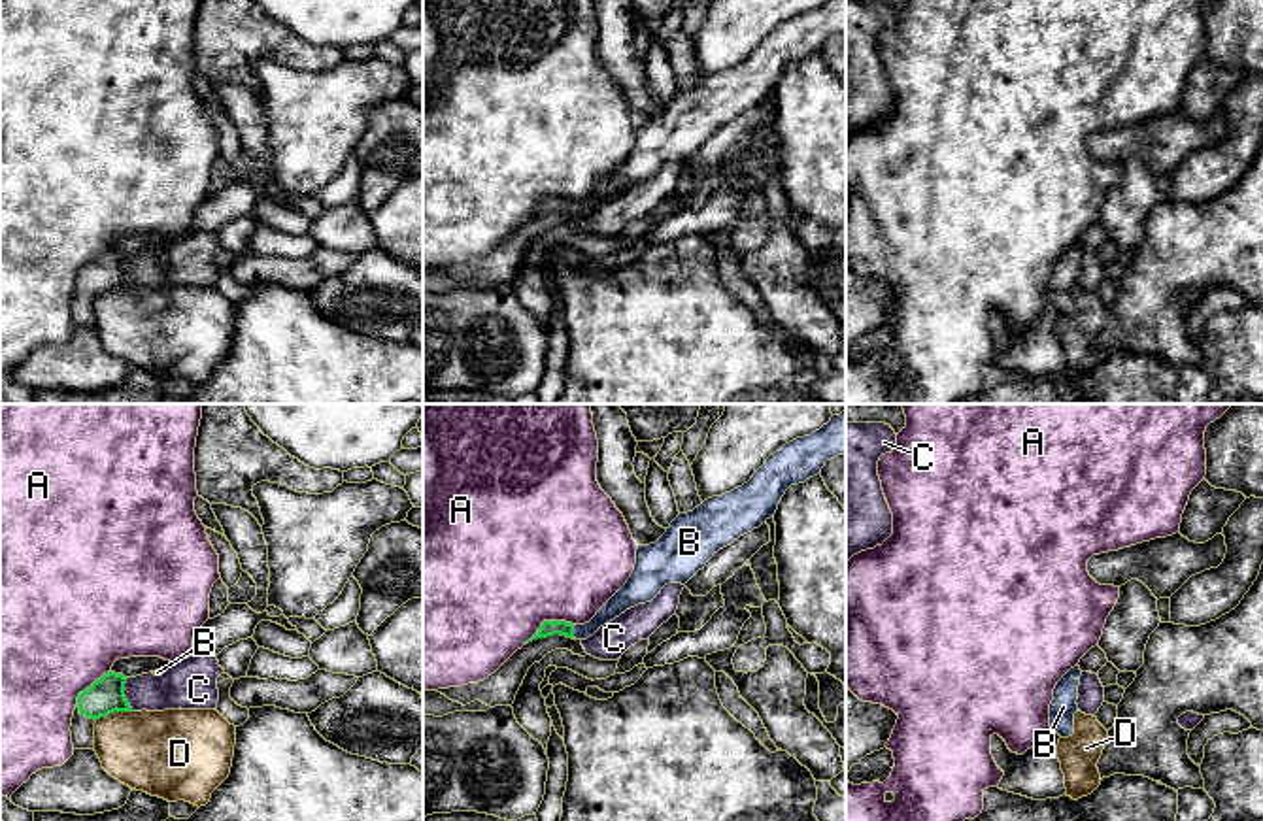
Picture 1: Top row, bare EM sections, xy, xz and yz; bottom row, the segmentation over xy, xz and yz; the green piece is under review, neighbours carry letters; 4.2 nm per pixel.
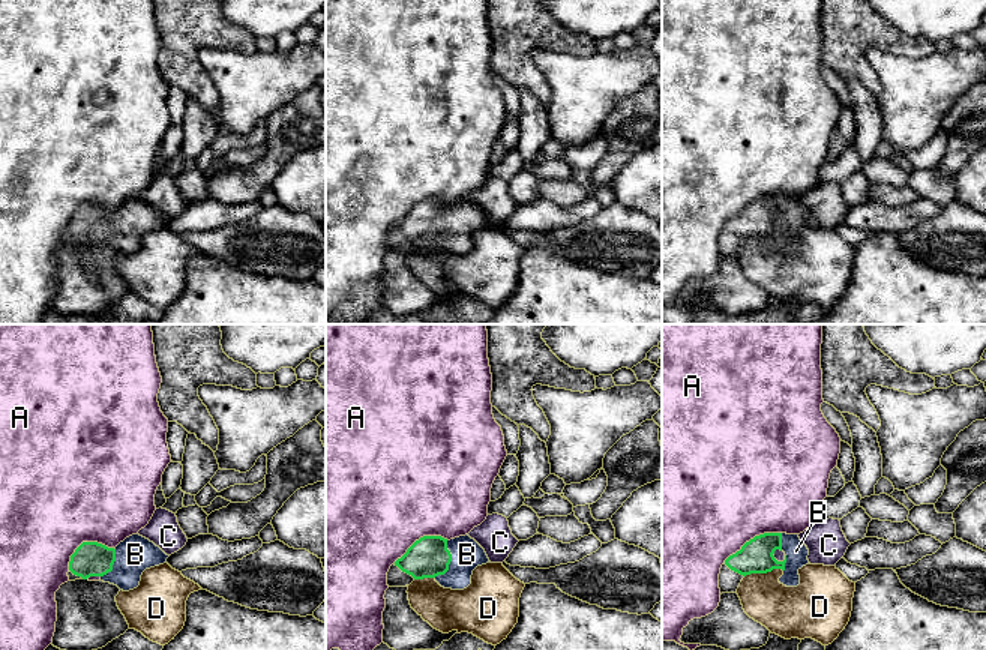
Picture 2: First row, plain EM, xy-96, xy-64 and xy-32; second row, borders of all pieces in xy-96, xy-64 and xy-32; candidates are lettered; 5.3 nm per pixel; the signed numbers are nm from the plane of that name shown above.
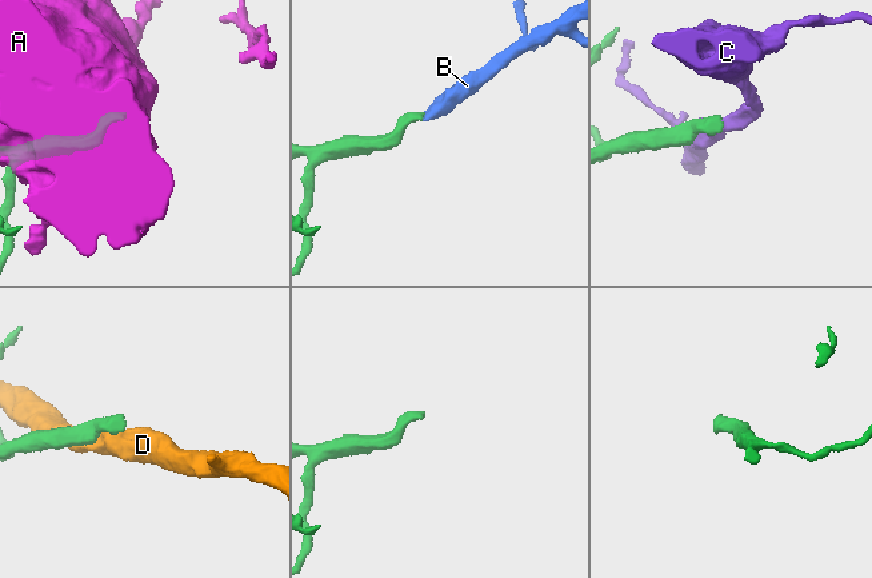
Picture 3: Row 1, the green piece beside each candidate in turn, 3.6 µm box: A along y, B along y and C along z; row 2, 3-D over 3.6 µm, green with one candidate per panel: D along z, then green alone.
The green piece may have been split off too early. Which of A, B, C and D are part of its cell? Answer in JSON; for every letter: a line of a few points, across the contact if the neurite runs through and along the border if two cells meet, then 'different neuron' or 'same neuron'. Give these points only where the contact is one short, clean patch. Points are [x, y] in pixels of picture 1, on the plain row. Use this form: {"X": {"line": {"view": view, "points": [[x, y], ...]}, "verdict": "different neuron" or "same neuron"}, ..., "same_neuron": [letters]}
{"A": {"verdict": "different neuron"}, "B": {"line": {"view": "xz", "points": [[548, 204], [572, 208], [589, 206], [622, 178]]}, "verdict": "same neuron"}, "C": {"line": {"view": "xy", "points": [[127, 255], [125, 276], [133, 287]]}, "verdict": "different neuron"}, "D": {"verdict": "different neuron"}, "same_neuron": ["B"]}

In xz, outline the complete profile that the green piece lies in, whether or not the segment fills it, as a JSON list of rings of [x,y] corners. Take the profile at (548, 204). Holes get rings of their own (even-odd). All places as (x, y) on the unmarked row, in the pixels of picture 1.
[[[827,0],[785,21],[748,60],[680,91],[655,121],[638,123],[631,155],[589,200],[544,198],[529,219],[553,211],[587,217],[627,187],[651,179],[665,162],[685,162],[719,126],[774,94],[791,62],[817,53],[827,38],[844,30],[846,0]]]

